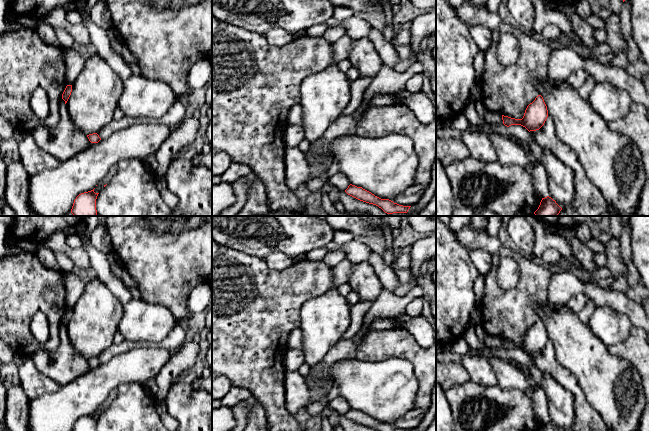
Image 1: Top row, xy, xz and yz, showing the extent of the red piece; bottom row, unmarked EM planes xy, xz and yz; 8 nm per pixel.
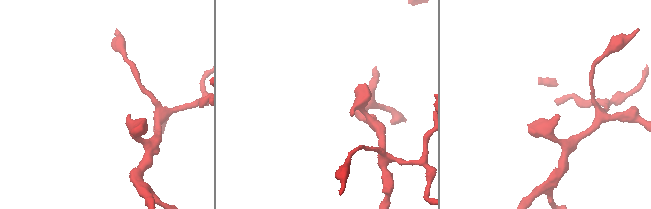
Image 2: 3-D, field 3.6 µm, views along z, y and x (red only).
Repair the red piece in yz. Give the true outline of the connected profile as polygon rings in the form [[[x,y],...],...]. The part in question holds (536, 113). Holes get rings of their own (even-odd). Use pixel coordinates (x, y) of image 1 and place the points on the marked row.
[[[538,95],[535,100],[527,106],[522,119],[502,115],[502,120],[503,124],[507,127],[511,125],[521,125],[530,132],[539,130],[544,125],[547,117],[547,106],[543,97]]]

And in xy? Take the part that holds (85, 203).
[[[94,189],[79,194],[74,200],[71,213],[74,216],[98,216],[96,210],[98,194],[94,192]]]

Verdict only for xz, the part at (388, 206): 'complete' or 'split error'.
complete

